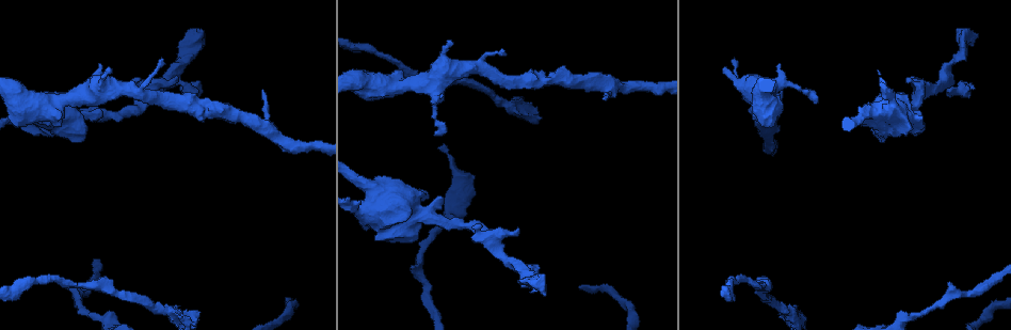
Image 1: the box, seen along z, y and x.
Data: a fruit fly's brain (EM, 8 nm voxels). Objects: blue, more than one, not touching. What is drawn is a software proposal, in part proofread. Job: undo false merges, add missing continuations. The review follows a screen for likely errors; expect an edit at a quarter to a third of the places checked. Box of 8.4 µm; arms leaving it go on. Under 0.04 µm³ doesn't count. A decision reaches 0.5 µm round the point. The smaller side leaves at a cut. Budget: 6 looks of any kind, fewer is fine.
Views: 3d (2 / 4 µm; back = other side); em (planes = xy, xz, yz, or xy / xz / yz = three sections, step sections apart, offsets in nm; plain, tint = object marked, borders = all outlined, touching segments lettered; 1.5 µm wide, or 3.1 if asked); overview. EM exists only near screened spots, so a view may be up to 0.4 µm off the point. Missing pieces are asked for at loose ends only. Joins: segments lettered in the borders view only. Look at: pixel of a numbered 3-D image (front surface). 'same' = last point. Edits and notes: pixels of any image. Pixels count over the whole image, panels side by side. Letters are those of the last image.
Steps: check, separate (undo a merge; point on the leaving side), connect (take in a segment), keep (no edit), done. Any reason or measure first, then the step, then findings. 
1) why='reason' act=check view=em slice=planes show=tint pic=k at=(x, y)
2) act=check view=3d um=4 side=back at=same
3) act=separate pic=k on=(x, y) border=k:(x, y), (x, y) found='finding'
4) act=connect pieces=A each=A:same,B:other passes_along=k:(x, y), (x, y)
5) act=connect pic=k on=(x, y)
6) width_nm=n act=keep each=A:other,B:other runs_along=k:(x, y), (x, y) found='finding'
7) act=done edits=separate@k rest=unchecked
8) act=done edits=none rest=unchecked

act=check view=em slice=planes show=borders pic=1 at=(376, 240)

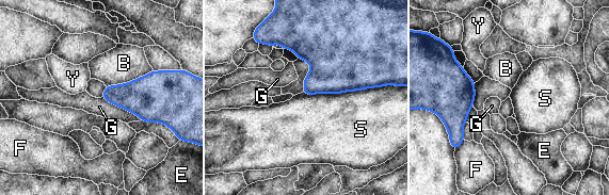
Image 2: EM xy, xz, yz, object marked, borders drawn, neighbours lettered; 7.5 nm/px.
act=keep each=B:other,E:other,F:other,G:other,S:other,Y:other border=2:(383, 85), (340, 93), (302, 93) found='none of them fits'

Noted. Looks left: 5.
why='tapers out' act=check view=3d um=4 pic=1 at=(816, 102)

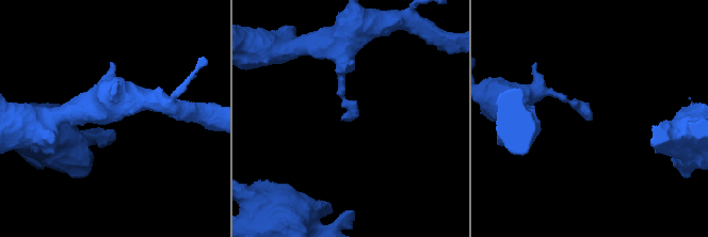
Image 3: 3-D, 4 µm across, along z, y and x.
why='shape alone is not enough' act=check view=em slice=xy step=4 show=borders pic=3 at=(588, 118)

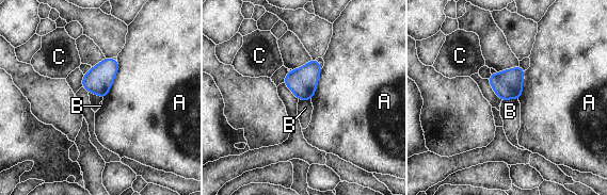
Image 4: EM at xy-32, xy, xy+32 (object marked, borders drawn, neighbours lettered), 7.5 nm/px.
width_nm=200 act=keep each=A:other,B:other,C:other border=4:(517, 98), (509, 98), (501, 101) found='no lettered segment goes on from it'

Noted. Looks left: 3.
why='branch stops here' act=check view=em slice=planes show=borders pic=1 at=(724, 67)

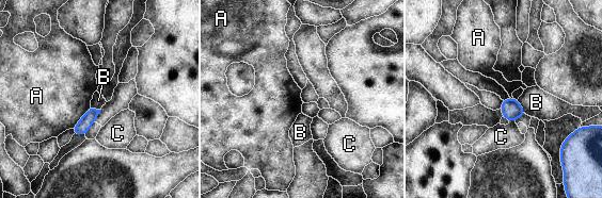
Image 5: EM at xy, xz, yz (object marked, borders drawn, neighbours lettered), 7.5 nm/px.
act=keep each=A:other,B:other,C:other border=5:(90, 108), (72, 128) found='no lettered segment goes on from it'

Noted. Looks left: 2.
act=done edits=none rest=unchecked

